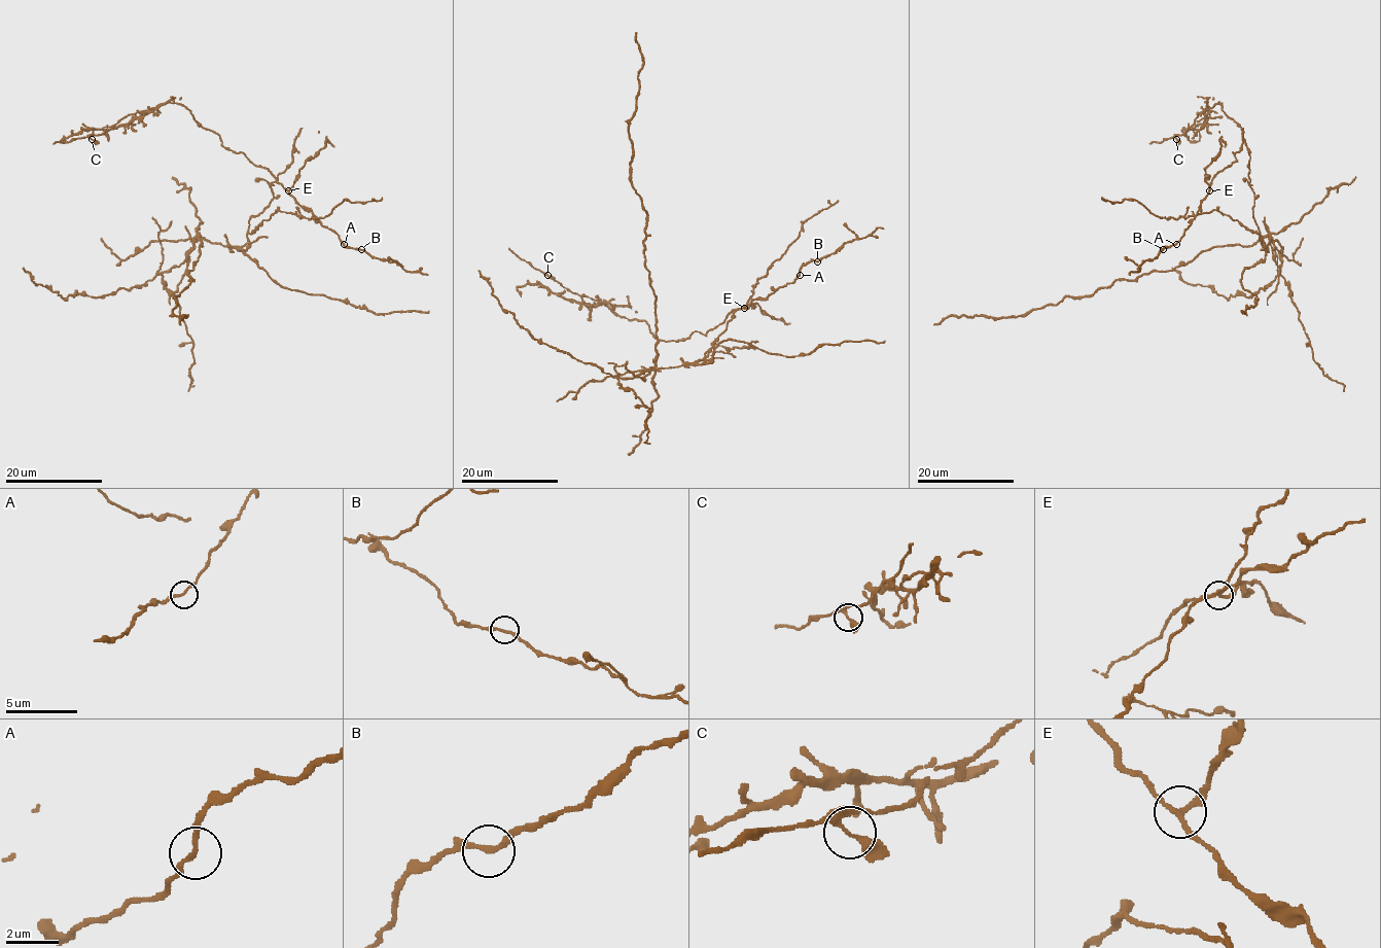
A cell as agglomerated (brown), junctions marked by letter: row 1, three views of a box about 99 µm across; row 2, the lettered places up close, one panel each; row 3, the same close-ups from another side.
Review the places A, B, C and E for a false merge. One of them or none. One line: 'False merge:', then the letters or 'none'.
False merge: E

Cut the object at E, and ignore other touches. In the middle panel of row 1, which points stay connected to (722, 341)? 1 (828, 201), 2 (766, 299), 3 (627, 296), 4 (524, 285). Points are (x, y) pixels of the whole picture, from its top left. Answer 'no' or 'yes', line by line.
1: yes
2: no
3: no
4: no

